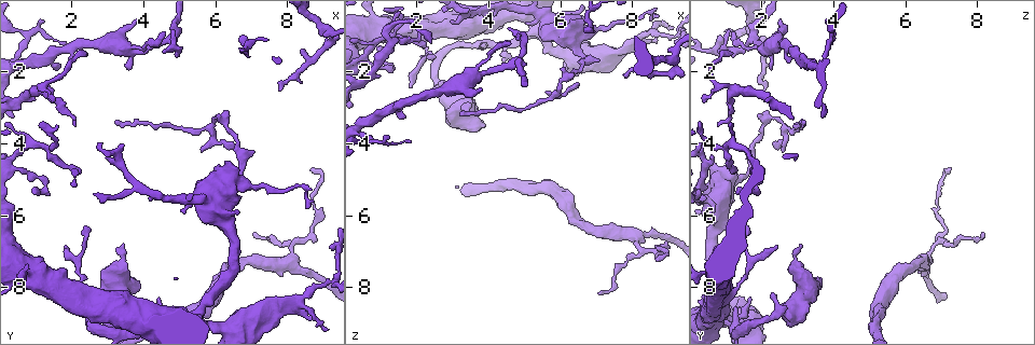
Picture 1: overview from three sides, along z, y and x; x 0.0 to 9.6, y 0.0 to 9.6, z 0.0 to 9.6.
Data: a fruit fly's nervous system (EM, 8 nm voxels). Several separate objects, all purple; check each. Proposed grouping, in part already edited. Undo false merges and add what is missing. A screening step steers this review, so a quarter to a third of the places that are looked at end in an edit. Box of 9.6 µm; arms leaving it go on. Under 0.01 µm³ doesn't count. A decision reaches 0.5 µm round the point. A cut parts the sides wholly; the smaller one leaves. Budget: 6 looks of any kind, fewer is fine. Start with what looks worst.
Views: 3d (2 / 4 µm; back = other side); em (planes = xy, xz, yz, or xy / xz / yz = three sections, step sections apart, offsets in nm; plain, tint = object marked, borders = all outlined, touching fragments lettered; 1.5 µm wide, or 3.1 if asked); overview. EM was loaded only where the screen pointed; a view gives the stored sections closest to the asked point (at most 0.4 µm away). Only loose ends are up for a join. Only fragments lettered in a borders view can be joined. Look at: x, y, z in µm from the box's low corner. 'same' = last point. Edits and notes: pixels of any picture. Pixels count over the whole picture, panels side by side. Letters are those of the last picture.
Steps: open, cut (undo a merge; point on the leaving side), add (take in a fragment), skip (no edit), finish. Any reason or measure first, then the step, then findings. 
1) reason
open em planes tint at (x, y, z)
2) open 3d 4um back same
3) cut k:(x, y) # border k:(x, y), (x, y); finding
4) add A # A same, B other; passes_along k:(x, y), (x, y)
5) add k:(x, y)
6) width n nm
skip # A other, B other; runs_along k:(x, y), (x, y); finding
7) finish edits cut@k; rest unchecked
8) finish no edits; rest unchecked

sudden change in width
open em planes borders at (6.90, 5.10, 0.80)

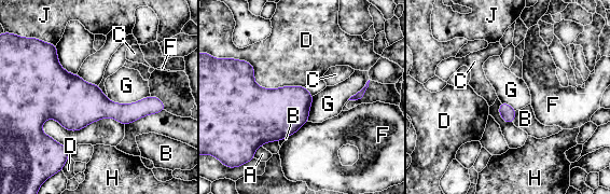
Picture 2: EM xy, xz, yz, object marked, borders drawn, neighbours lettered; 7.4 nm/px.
skip # A other, B other, C other, D other, F other, G other, H other, J other; border 2:(150, 95), (126, 104), (107, 98); all the same neuron

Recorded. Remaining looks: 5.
free end
open em planes borders at (5.05, 5.90, 0.65)

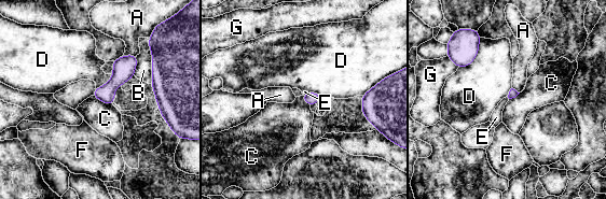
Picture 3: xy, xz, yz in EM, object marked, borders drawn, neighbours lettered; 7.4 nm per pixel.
skip # A other, B other, C other, D other, E other, F other, G other; none of them fits

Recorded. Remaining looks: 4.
calibre changes
open 3d 4um at (2.80, 8.70, 2.65)

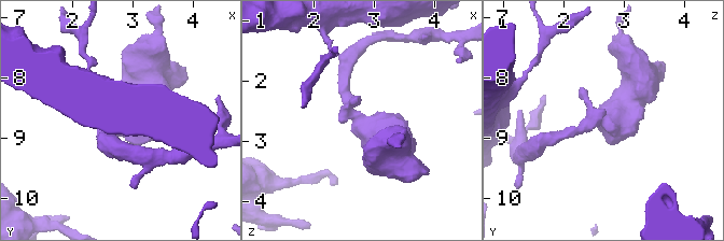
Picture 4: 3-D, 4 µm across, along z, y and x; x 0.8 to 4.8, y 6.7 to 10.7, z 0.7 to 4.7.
open em yz step 4 tint at (2.80, 8.75, 2.70)

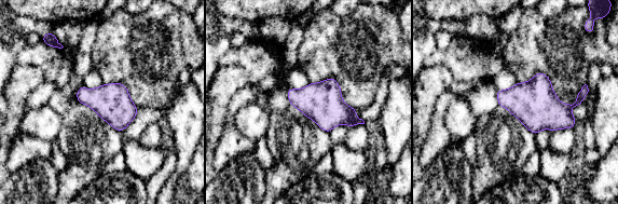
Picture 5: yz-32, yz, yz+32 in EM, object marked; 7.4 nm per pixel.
open em yz step 4 borders same

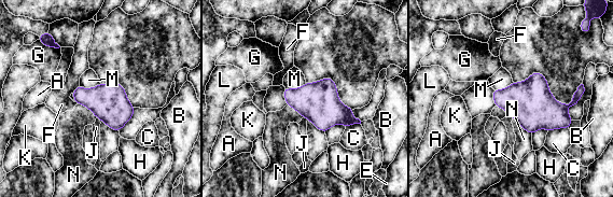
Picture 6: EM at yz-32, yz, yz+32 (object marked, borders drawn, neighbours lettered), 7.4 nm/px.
longest_contact N 190 nm
skip # A other, B other, C other, E other, F other, G other, H other, J other, K other, L other, M other, N other; border 6:(78, 103), (84, 104), (97, 117); all the same neuron

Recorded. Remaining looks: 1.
finish no edits; rest unchecked

